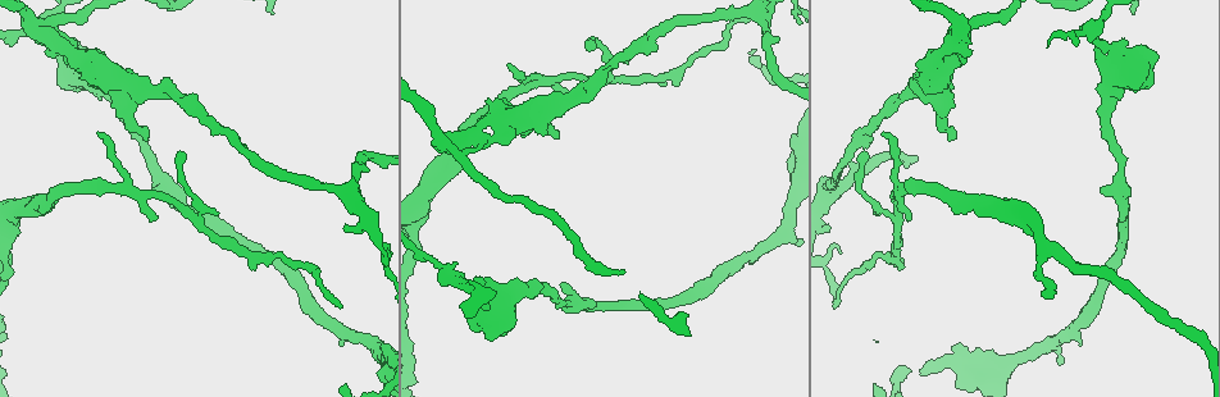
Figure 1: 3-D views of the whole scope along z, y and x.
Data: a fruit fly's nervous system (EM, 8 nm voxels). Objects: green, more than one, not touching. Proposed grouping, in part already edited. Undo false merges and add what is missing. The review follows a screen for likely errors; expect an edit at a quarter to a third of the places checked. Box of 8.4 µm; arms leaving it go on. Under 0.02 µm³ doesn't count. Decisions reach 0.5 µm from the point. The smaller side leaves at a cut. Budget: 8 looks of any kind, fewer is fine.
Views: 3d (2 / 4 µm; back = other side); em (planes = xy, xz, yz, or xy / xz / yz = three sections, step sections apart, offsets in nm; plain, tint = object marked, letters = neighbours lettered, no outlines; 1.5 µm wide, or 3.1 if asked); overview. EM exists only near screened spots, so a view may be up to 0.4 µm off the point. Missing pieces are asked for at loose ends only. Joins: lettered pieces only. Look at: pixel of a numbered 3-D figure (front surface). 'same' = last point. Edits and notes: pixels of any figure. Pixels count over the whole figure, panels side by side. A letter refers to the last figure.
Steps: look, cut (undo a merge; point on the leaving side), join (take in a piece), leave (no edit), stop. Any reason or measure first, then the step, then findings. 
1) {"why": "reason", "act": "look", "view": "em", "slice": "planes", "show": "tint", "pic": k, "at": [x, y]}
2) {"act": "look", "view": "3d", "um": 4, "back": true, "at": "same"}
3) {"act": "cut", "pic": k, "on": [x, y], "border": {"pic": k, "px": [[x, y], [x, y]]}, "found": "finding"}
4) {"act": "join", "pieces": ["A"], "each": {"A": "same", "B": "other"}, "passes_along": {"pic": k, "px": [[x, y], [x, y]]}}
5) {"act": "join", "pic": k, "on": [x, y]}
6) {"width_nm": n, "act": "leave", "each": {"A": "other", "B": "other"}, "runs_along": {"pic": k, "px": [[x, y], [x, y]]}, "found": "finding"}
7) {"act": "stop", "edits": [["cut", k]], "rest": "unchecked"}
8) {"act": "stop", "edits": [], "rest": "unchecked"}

{"why": "sudden change in width", "act": "look", "view": "3d", "um": 4, "pic": 1, "at": [1120, 53]}

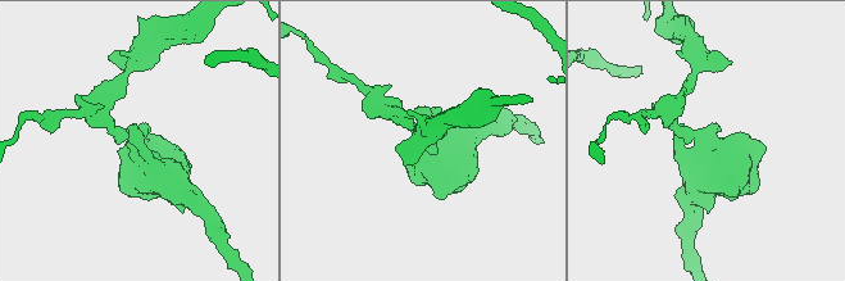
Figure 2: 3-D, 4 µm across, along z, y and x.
{"arm_widths_nm": [170, 550], "act": "look", "view": "em", "slice": "yz", "step": 8, "show": "tint", "pic": 2, "at": [705, 147]}

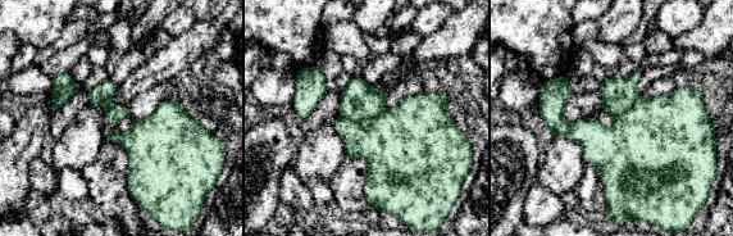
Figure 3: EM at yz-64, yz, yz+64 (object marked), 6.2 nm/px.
{"why": "see the neighbours", "act": "look", "view": "em", "slice": "yz", "step": 8, "show": "letters", "at": "same"}

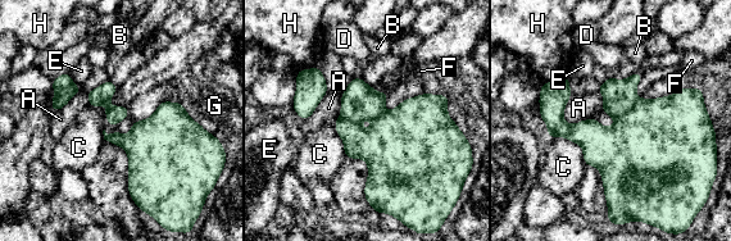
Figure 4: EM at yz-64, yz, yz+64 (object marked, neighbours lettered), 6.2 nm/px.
{"width_nm": 160, "longest_contact_nm": ["C", 240], "act": "cut", "pic": 4, "on": [620, 95], "each": {"A": "other", "B": "other", "C": "other", "D": "other", "E": "other", "F": "other", "G": "other", "H": "other"}, "found": "two cells meet here"}

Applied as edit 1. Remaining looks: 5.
{"why": "see it whole again", "act": "look", "view": "overview"}

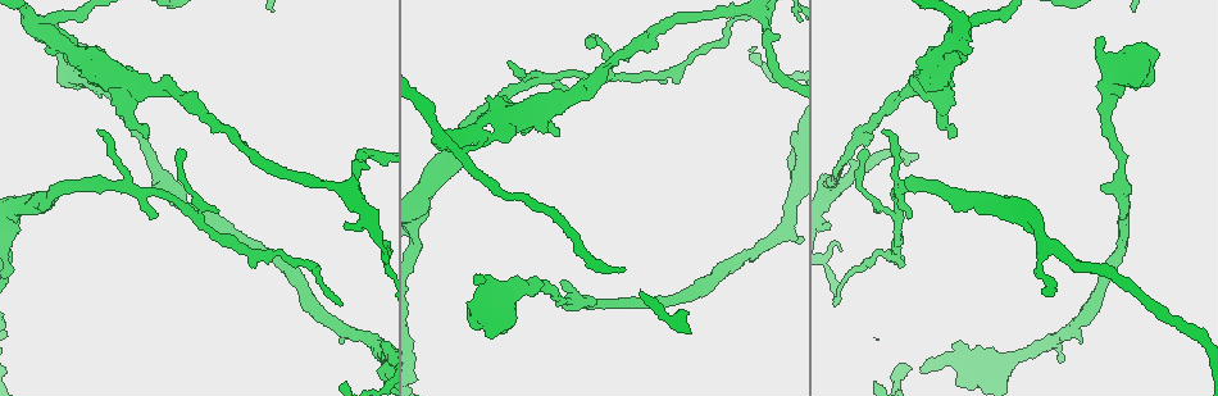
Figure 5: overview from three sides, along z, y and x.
{"why": "free end", "act": "look", "view": "em", "slice": "planes", "show": "plain", "pic": 5, "at": [882, 133]}

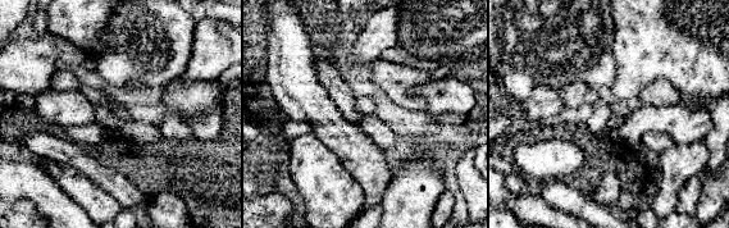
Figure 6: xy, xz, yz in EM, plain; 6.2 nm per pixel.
{"act": "look", "view": "em", "slice": "planes", "show": "letters", "at": "same"}

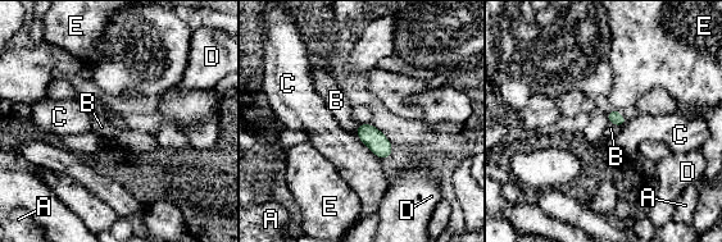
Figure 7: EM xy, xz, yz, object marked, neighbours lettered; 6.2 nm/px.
{"width_nm": 90, "act": "leave", "each": {"A": "other", "B": "other", "C": "other", "D": "other", "E": "other"}, "border": {"pic": 7, "px": [[609, 122], [618, 127]]}, "found": "none of them fits"}

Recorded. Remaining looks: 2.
{"why": "sudden change in width", "act": "look", "view": "em", "slice": "planes", "show": "tint", "pic": 5, "at": [358, 170]}

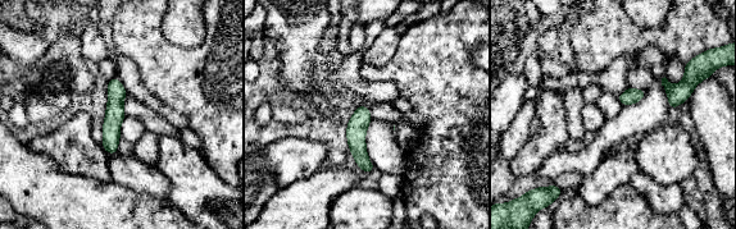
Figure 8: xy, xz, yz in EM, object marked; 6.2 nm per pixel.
{"act": "look", "view": "em", "slice": "planes", "show": "letters", "at": "same"}

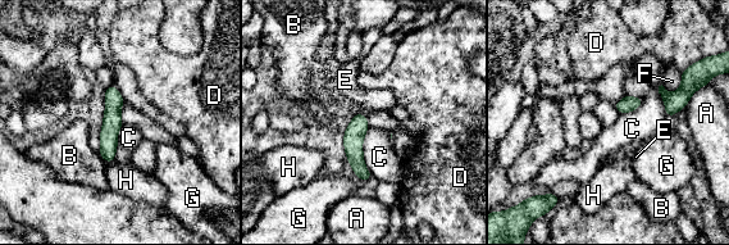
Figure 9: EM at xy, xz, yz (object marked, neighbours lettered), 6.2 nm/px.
{"act": "leave", "each": {"A": "other", "B": "other", "C": "other", "D": "other", "E": "other", "F": "other", "G": "other", "H": "other"}, "border": {"pic": 9, "px": [[368, 127], [363, 162], [373, 177]]}, "found": "one cell here"}

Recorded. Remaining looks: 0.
{"act": "stop", "edits": [["cut", 4]], "rest": "unchecked"}

